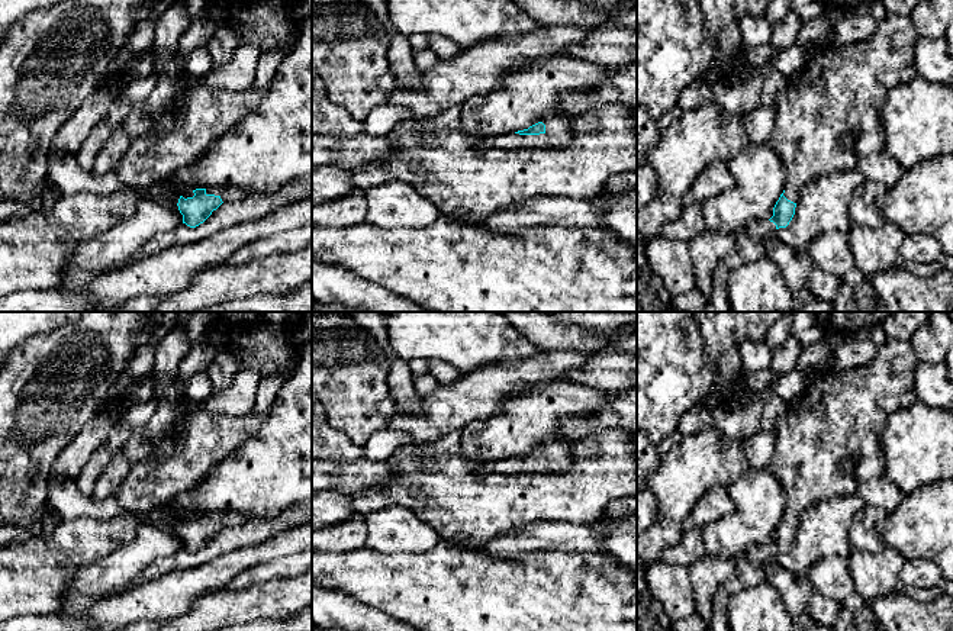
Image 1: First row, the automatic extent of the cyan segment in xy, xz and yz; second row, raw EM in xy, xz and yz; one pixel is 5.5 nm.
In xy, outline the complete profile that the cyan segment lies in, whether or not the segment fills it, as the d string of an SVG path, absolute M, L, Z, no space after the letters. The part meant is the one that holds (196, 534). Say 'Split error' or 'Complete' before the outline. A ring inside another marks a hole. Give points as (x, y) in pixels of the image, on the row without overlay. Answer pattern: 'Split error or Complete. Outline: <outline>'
Split error. Outline: M209 512L184 516L178 524L183 548L196 553L203 548L222 528L236 527L247 521L239 512Z

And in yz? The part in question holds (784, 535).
Split error. Outline: M889 338L878 347L875 358L863 367L837 370L828 364L824 373L805 384L804 393L791 403L788 412L777 418L770 470L786 492L785 516L769 545L750 544L738 558L734 574L715 595L715 608L706 631L730 631L728 599L764 580L762 566L776 554L789 550L806 508L836 496L856 493L866 482L885 476L882 432L892 412L917 402L914 390L917 364L909 341Z

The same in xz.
Split error. Outline: M550 435L542 447L528 454L511 457L506 460L480 463L479 474L524 474L524 473L550 473L566 471L572 466L572 458L566 447L566 435Z

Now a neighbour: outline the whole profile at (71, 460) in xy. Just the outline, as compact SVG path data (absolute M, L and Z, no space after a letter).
M112 386L103 411L62 448L51 469L51 476L57 474L75 480L94 451L107 441L112 426L128 406L125 395L122 395L119 402L113 397Z

